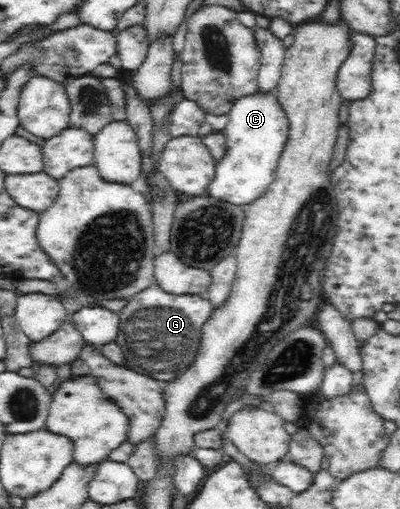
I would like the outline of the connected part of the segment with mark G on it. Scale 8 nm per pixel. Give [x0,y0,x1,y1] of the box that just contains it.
[116,283,214,383]

